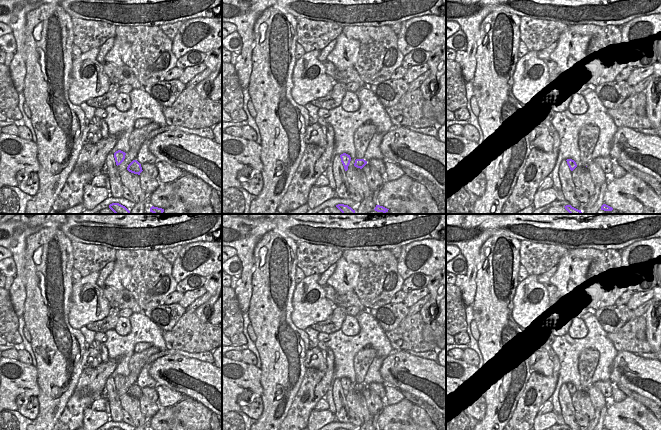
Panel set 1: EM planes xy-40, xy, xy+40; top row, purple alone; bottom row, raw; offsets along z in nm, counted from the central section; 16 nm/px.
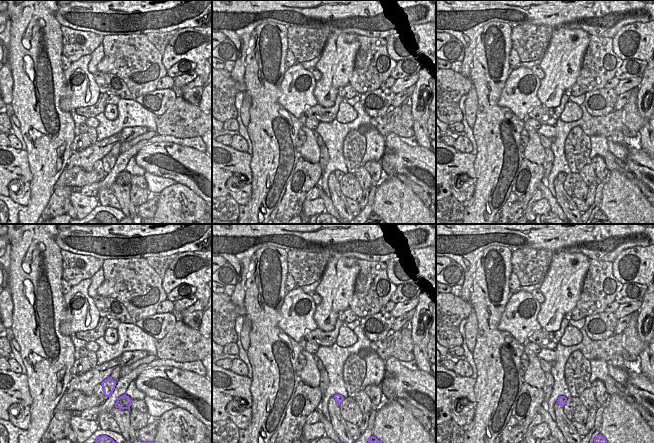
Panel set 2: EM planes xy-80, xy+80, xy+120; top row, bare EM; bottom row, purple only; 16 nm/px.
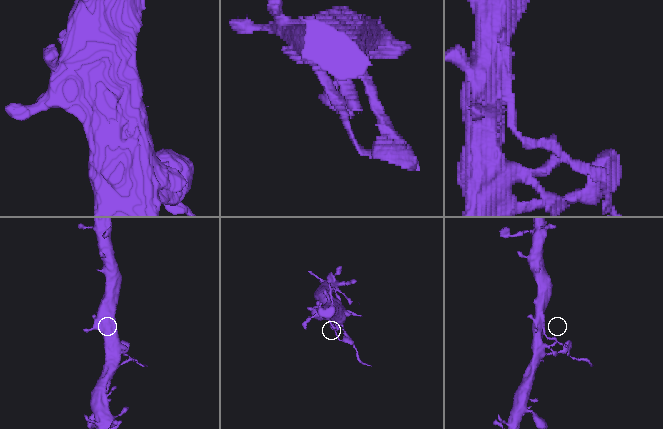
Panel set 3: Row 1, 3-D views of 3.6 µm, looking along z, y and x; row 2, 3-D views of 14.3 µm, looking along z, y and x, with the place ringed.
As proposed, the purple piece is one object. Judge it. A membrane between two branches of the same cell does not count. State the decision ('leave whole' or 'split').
leave whole

